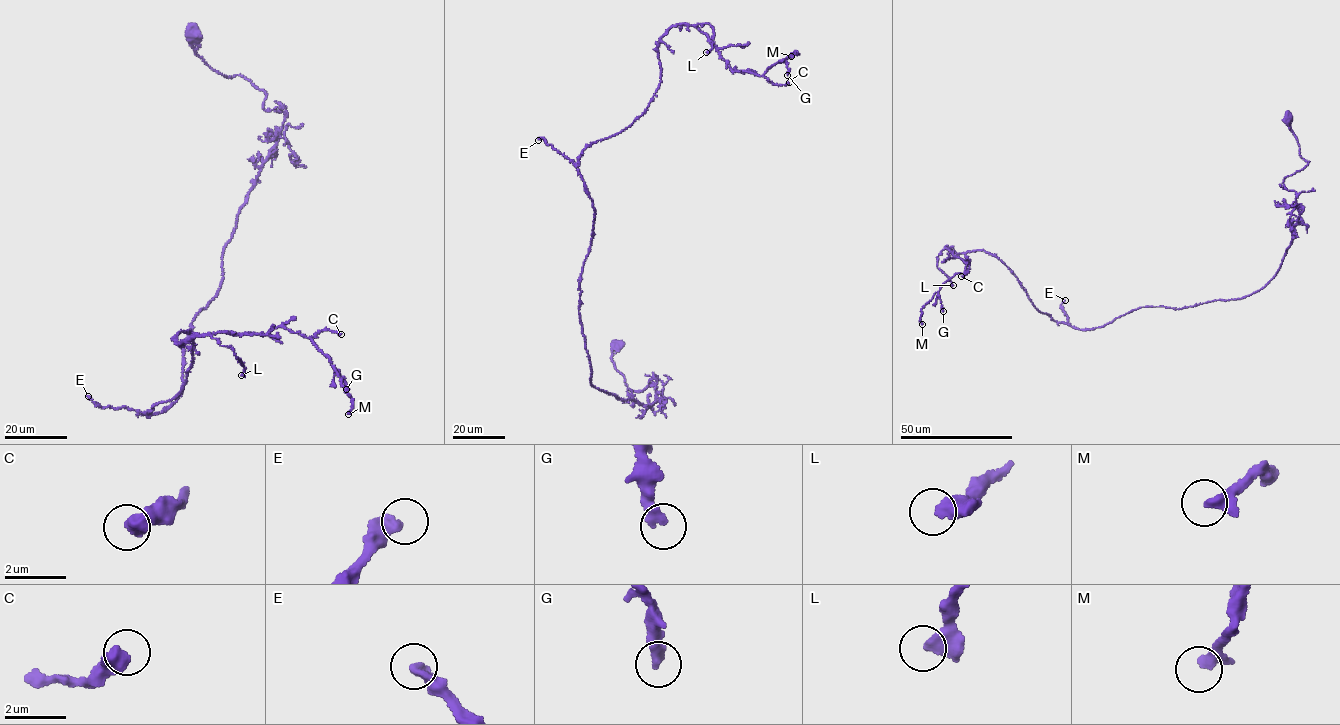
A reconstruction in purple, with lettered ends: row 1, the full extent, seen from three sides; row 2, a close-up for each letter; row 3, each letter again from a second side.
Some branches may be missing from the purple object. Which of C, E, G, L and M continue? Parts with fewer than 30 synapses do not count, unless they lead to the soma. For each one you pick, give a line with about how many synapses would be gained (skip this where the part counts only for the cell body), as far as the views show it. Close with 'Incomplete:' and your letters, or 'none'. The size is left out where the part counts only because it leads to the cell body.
G: 45 syn
M: 30 syn
Incomplete: G, M

